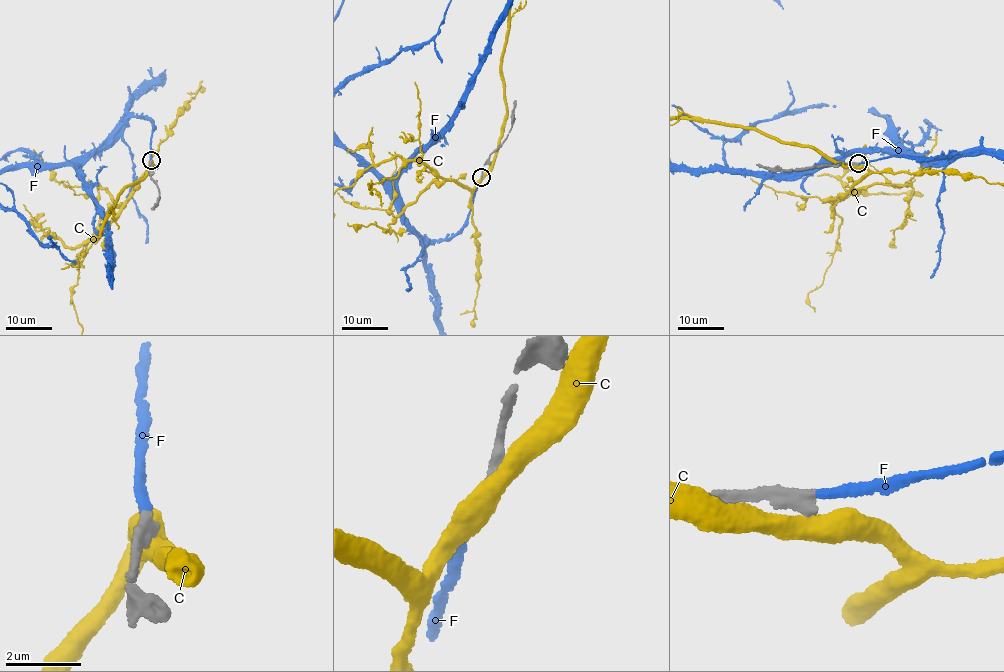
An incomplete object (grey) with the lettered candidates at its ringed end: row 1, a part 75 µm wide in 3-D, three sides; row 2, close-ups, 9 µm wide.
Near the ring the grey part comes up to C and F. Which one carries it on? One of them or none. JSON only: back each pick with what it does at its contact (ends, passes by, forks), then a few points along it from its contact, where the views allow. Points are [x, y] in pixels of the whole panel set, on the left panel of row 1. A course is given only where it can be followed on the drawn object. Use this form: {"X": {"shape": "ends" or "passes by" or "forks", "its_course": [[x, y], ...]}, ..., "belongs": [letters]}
{"F": {"shape": "ends"}, "belongs": ["F"]}

